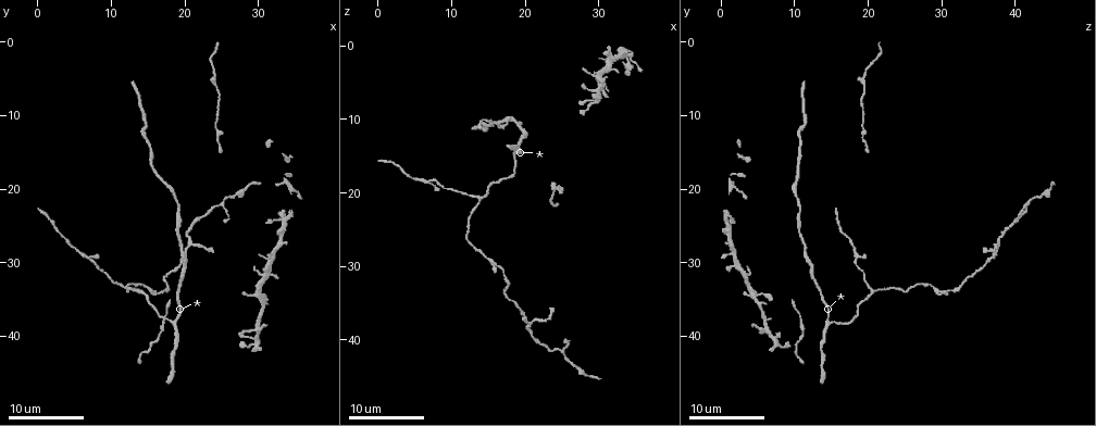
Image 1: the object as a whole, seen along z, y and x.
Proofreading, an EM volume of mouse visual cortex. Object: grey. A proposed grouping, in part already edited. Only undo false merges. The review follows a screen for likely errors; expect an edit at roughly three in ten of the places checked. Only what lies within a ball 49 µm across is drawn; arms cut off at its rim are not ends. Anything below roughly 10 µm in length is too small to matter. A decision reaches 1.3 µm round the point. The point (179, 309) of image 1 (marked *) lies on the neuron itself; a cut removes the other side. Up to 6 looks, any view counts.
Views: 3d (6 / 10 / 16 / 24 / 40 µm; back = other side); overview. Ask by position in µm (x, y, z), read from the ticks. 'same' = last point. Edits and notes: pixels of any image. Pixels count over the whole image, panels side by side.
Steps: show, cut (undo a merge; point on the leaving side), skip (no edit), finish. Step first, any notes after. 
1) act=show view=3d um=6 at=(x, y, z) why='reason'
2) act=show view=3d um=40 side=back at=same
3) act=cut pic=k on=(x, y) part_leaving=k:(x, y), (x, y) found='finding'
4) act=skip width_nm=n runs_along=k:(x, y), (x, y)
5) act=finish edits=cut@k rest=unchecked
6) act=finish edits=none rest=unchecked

act=show view=3d um=6 at=(18.5, 38.5, 15.0) why='branch point'

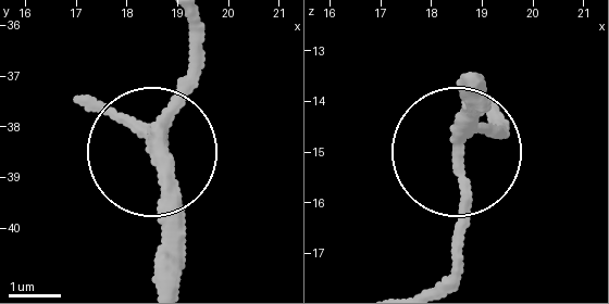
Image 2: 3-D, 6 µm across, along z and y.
act=skip arms=3 runs_along=2:(194, 47), (189, 94), (154, 160), (168, 258) found='one neuron here'

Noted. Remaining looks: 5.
act=show view=3d um=10 at=(14.0, 33.5, 20.5) why='arms part here'

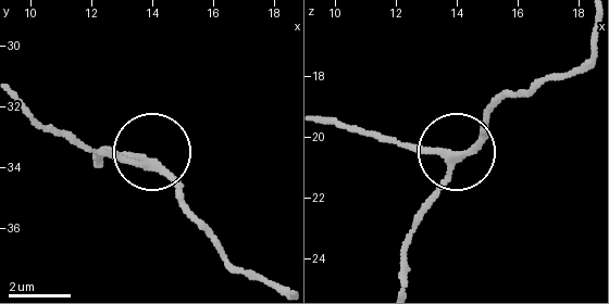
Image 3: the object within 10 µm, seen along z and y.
act=skip runs_along=3:(268, 284), (236, 269), (158, 168), (75, 144) found='one neuron here'

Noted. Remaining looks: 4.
act=show view=3d um=6 at=(7.5, 30.0, 18.0) why='three-way junction'

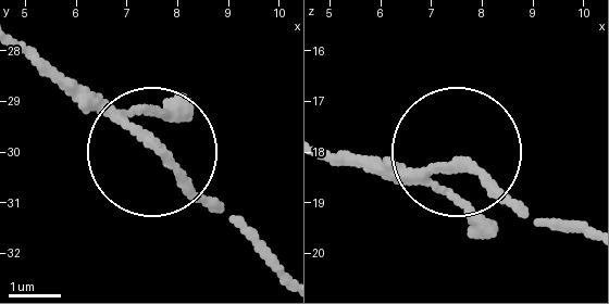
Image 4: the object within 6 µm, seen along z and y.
act=skip runs_along=4:(284, 279), (154, 149), (28, 50) found='all the same neuron'

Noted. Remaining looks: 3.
act=finish edits=none rest=unchecked

